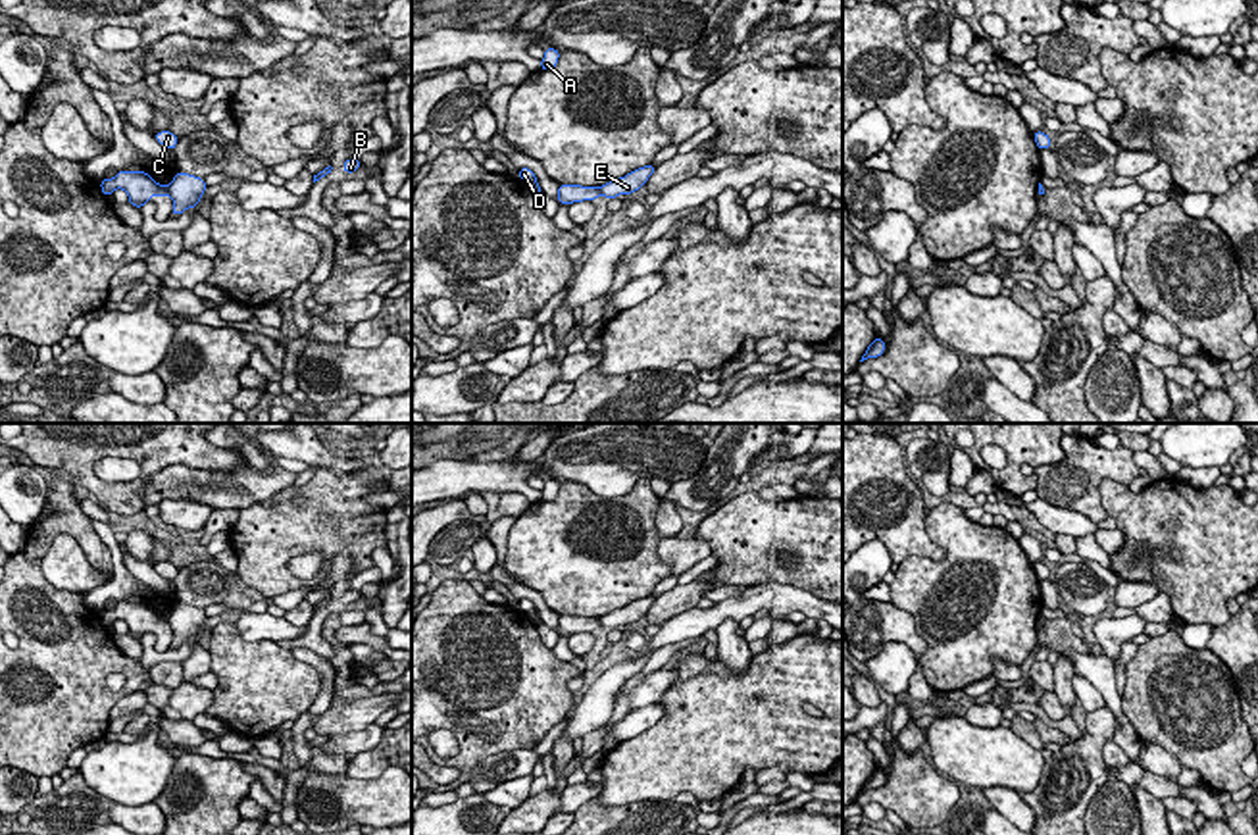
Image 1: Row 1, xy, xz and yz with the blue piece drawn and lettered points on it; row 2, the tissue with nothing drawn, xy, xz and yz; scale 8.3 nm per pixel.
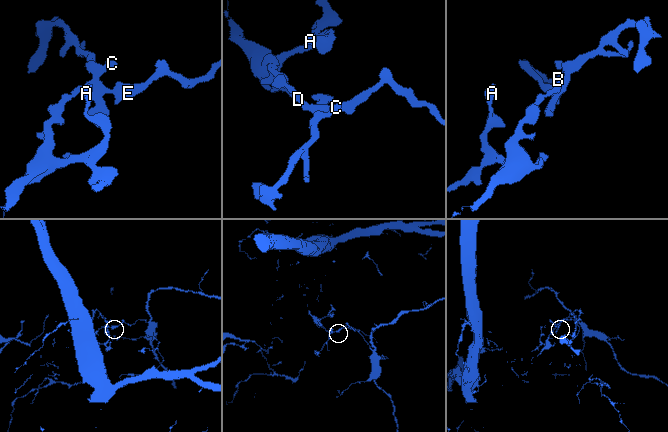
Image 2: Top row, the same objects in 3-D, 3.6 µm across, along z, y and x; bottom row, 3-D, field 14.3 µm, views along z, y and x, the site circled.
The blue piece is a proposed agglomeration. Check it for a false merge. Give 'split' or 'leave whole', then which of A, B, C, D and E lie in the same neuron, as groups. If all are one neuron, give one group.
split; A C D / B E

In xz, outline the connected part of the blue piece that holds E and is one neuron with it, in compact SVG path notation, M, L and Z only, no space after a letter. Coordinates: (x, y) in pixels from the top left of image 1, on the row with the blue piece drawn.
M656 165L639 167L625 177L614 179L600 187L600 194L606 198L617 198L619 194L633 194L642 185L646 185L648 177L656 171Z

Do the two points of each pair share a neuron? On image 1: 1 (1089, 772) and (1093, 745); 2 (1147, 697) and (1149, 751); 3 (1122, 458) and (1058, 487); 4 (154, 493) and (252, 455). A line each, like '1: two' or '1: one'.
1: one
2: two
3: one
4: two

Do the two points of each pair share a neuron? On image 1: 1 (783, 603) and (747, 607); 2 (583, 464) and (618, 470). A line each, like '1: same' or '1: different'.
1: same
2: same

